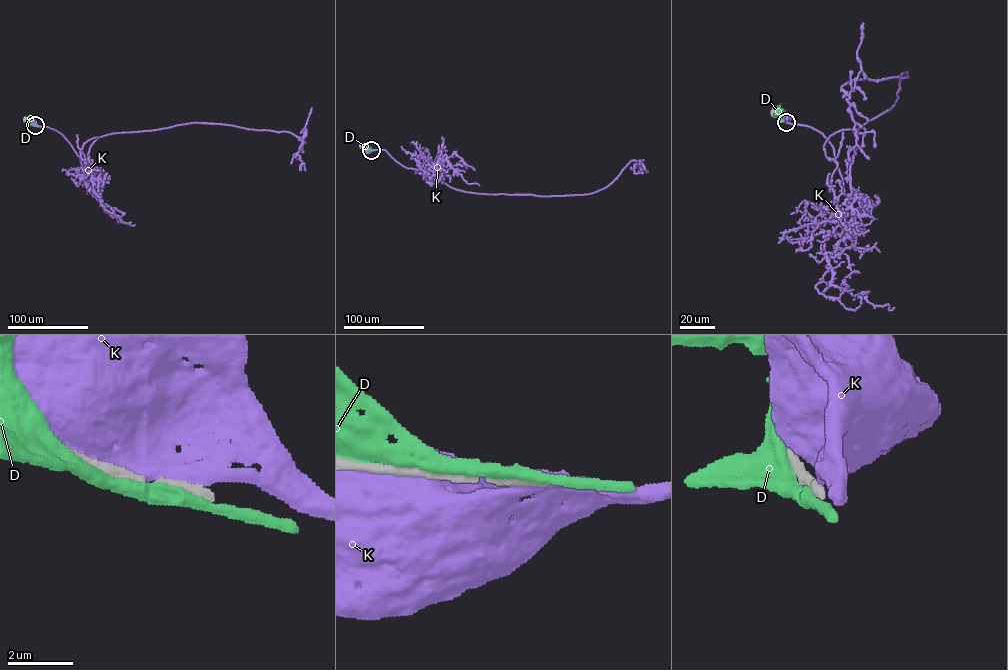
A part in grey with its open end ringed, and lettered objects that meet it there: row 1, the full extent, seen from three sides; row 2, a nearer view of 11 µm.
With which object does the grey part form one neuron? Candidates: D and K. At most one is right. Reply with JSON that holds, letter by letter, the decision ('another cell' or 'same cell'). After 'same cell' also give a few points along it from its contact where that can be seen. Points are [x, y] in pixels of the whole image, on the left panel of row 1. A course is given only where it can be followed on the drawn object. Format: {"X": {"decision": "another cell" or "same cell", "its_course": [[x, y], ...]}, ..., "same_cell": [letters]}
{"D": {"decision": "another cell"}, "K": {"decision": "another cell"}, "same_cell": []}

